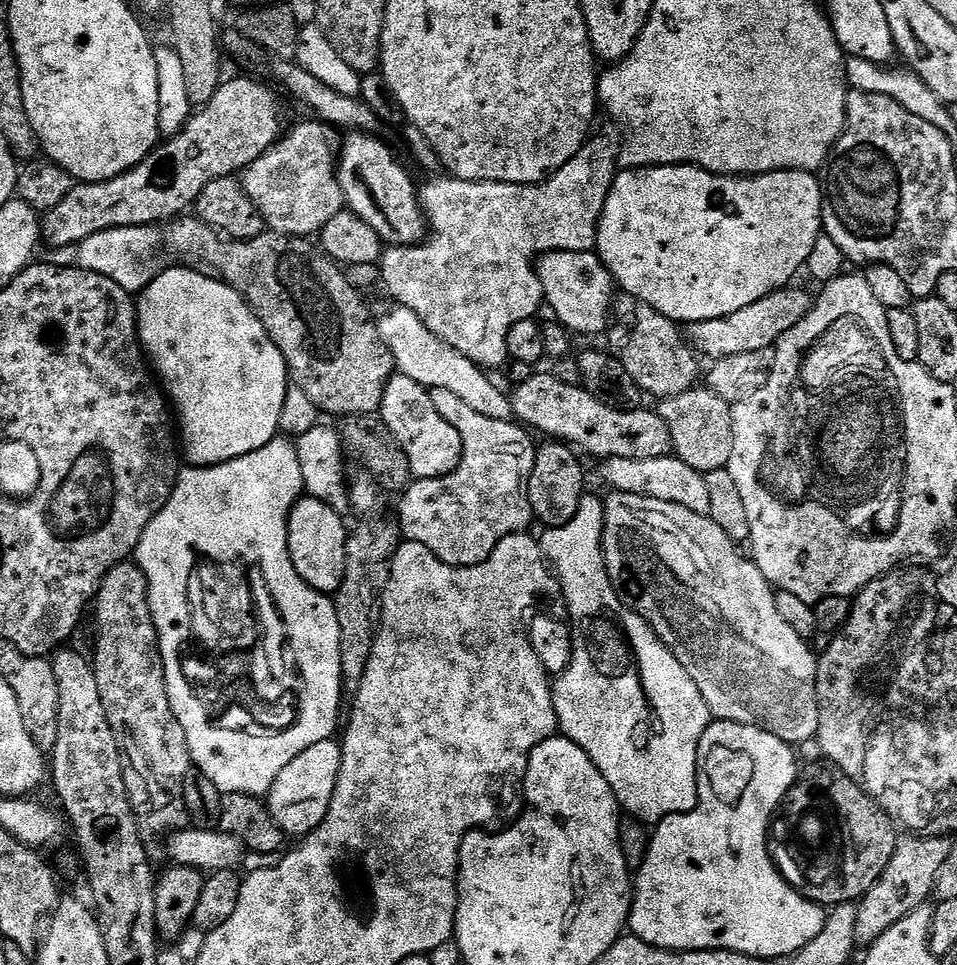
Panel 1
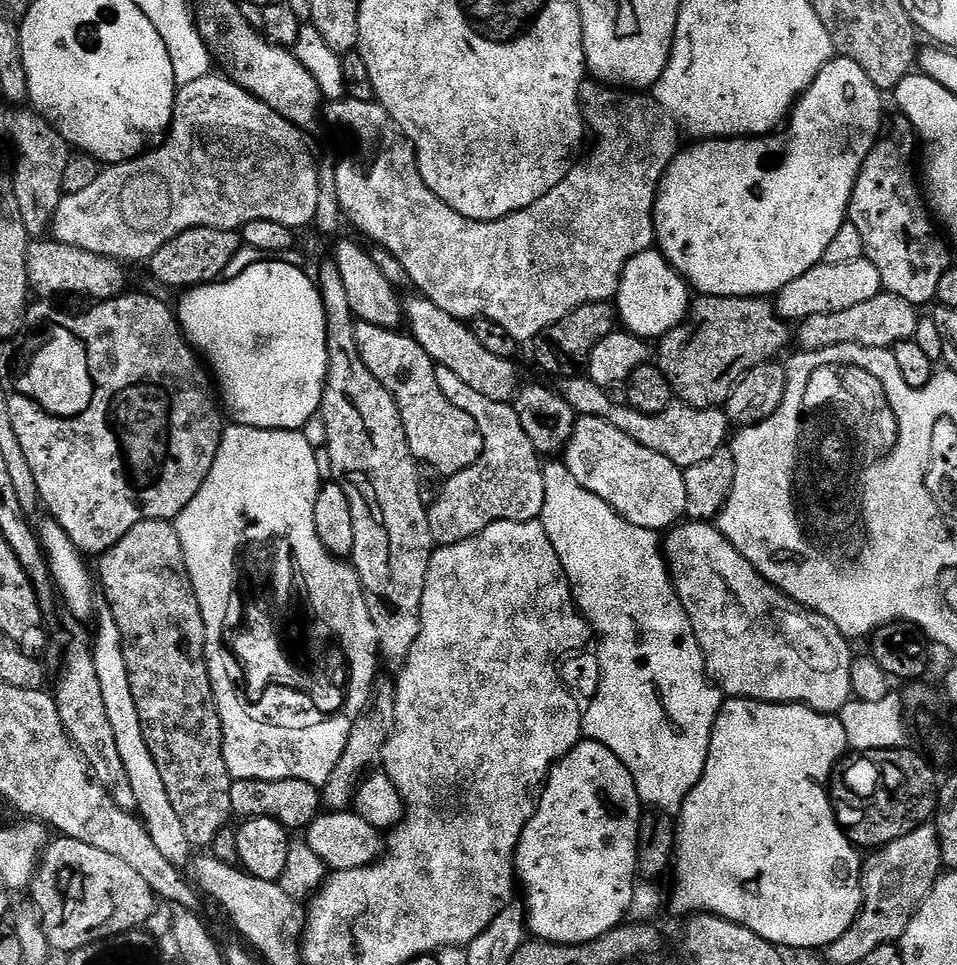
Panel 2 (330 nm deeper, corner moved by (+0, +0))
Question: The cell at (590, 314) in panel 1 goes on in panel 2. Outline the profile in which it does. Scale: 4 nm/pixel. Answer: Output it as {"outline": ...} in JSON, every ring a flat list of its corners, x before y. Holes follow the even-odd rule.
{"outline":[[655,247,630,258,614,297,619,323,627,331,649,342,659,341,661,336,687,320,693,303,694,296,688,281,678,274,678,270,674,270,674,266,670,266,668,259]]}

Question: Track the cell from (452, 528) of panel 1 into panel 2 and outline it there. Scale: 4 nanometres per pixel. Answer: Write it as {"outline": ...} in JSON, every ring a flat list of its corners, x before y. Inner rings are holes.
{"outline":[[441,364,436,366,436,377,438,390,446,394,448,401,458,406,458,410,466,410,466,414,478,422,484,449,470,467,447,477,438,498,428,505,433,541,440,546,457,544,478,535,494,522,509,520,524,524,527,520,537,519,546,498,542,458,534,450,530,438,526,438,526,430,522,430,522,422,518,422,515,407,478,394,478,390,466,386,458,374,446,370]]}

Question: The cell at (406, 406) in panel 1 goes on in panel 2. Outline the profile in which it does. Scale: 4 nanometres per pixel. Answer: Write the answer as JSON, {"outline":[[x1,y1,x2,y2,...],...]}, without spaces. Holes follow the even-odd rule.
{"outline":[[360,322,354,330,354,338,358,342,358,354,362,354,362,362,366,362,366,370,382,382,398,406,413,458,421,464,434,466,434,470,445,477,470,467,484,449,478,422,474,422,466,410,458,410,458,406,453,406,446,394,438,390,437,364,430,354,418,346,412,335,395,328]]}

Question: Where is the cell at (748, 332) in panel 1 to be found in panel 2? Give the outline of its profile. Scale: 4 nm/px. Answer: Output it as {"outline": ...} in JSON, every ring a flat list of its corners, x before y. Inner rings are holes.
{"outline":[[867,258,837,264,821,262,806,270,802,278,794,278,794,282,775,293,774,307,783,320,799,322,814,314,834,314,838,310,850,310,850,306,859,306,861,302,870,302,870,298,878,295,883,287,878,266,874,266,874,262]]}

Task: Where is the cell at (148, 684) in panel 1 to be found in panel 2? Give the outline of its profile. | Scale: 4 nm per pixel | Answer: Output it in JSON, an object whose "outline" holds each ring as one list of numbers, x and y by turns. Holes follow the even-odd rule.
{"outline":[[167,520,138,522,126,530,126,534,109,552,99,557,98,564,99,585,104,586,104,592,108,595,107,605,122,634,130,690,134,690,134,702,138,706,138,718,142,718,146,746,150,746,150,754,154,754,154,766,158,766,162,774,166,794,170,794,170,802,182,821,186,838,192,843,193,849,211,849,214,838,218,838,223,828,229,827,231,820,228,819,234,816,230,806,233,778,226,766,222,722,206,662,206,626,202,622,198,594,190,582,175,523]]}

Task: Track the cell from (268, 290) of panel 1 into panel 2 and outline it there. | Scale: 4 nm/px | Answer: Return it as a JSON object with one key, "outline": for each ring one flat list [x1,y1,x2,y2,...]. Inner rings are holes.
{"outline":[[36,238,26,250,26,274,29,278,29,286,33,293,40,298,52,298,48,296,89,296,89,301,103,302,112,300,115,296,123,296,128,284,128,272,119,260,111,260,109,256,90,254,90,250,82,250,78,246,59,244,54,238]]}

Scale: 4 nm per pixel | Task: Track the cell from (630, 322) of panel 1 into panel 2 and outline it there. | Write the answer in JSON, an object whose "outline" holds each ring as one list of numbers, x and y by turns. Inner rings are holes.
{"outline":[[697,295,687,320,660,337,658,367,666,374,679,403,692,408,720,408,727,405,736,383,755,364,775,361,788,340,790,344,789,321,783,320,767,299]]}

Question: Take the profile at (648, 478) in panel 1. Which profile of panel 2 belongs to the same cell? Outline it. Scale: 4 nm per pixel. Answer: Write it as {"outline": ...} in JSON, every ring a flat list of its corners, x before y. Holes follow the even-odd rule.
{"outline":[[582,416,577,419,576,429,563,453,562,460,568,465,570,474,574,474,574,478,578,478,578,482,582,482,582,486,586,486,590,494,598,494,602,502,606,502,626,522,634,526,663,533,685,519,686,482,681,468,670,462,670,458,662,458,662,454,654,454,654,450,646,450,646,446,638,446,634,438,626,438,622,430,610,426,610,422,602,418]]}

